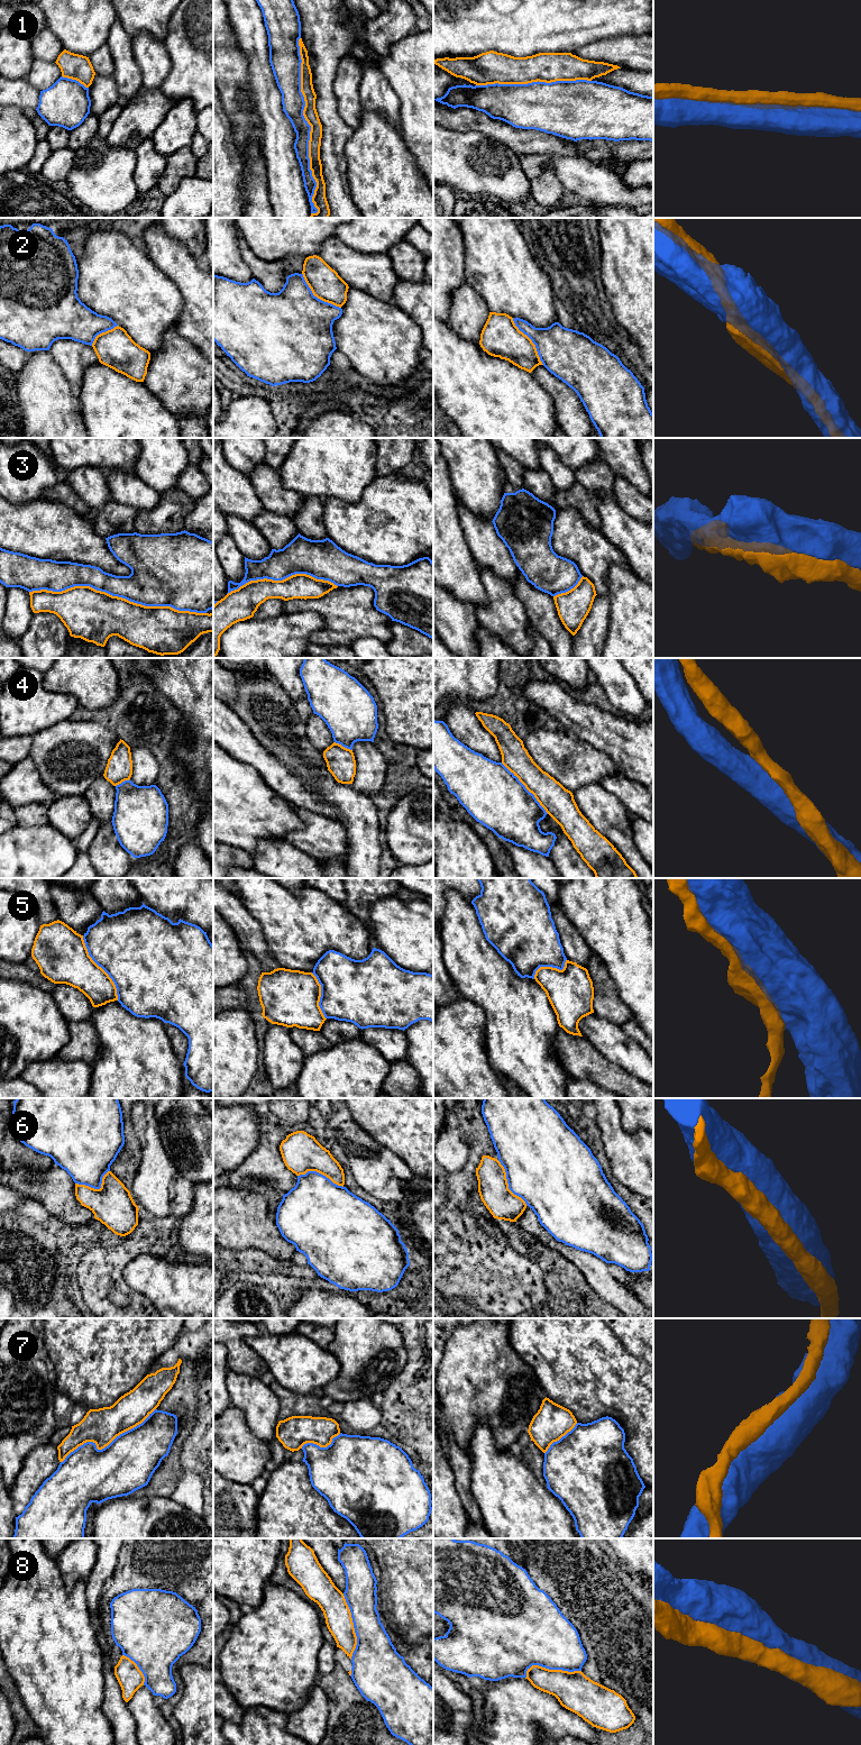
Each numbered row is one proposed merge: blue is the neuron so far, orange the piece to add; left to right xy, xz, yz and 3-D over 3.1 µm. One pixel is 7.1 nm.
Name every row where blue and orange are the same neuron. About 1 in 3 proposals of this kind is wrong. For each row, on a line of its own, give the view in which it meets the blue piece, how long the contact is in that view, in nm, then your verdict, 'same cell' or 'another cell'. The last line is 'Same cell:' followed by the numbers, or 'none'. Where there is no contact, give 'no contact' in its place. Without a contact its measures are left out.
1: meets blue in xz; contact 1250 nm long; same cell
2: meets blue in xz; contact 380 nm long; another cell
3: meets blue in xy; contact 1250 nm long; same cell
4: meets blue in yz; contact 500 nm long; same cell
5: meets blue in xy; contact 550 nm long; another cell
6: meets blue in yz; contact 380 nm long; same cell
7: meets blue in xy; contact 800 nm long; same cell
8: meets blue in xz; contact 480 nm long; same cell
Same cell: 1, 3, 4, 6, 7, 8

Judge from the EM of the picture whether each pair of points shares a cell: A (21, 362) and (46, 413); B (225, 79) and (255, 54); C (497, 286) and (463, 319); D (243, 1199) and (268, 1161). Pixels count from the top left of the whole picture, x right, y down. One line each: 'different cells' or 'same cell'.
A: same cell
B: different cells
C: different cells
D: same cell

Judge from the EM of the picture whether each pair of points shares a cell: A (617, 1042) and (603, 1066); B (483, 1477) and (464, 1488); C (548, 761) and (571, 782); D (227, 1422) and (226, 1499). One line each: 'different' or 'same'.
A: different
B: different
C: same
D: same

